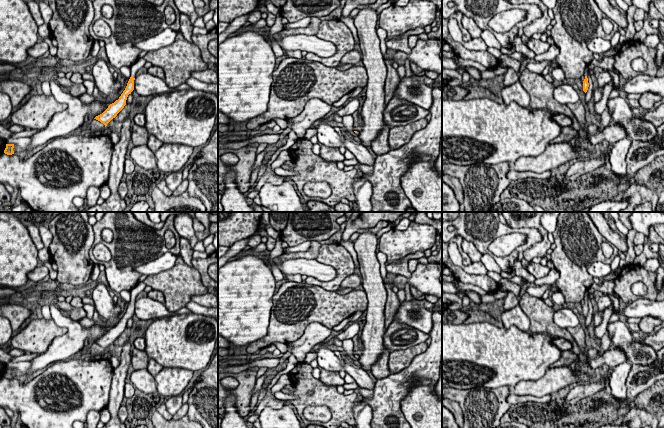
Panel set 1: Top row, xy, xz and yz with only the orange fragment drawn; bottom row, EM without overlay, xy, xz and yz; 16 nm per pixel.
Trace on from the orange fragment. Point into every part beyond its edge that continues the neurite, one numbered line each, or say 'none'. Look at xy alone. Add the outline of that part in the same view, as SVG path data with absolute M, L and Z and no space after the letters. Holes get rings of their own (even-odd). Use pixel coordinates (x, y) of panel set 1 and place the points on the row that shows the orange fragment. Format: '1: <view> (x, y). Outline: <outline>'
1: xy (139, 64). Outline: M138 58L138 60L131 66L131 76L133 78L136 77L136 73L139 70L143 70L145 63L146 63L146 60L144 58Z

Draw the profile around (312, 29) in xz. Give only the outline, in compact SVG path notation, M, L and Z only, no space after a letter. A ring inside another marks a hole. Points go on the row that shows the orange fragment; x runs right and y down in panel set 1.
M311 17L310 24L307 27L300 28L291 28L291 29L283 29L278 32L278 37L283 38L290 35L316 35L319 30L319 25L321 23L321 19L319 17Z

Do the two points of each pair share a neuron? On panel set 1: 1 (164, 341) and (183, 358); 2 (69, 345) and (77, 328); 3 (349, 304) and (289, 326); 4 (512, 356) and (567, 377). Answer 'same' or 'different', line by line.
1: same
2: same
3: same
4: different

